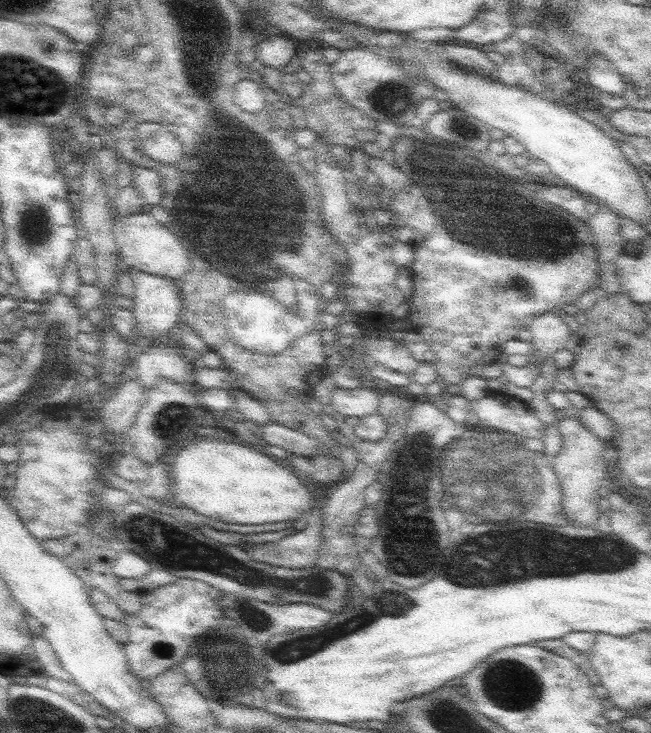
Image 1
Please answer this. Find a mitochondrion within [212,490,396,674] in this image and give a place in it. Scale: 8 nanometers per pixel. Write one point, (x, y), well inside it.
(256, 621)

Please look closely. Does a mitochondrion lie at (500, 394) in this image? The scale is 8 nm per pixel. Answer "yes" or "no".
no

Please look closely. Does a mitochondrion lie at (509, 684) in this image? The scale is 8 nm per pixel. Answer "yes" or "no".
yes

